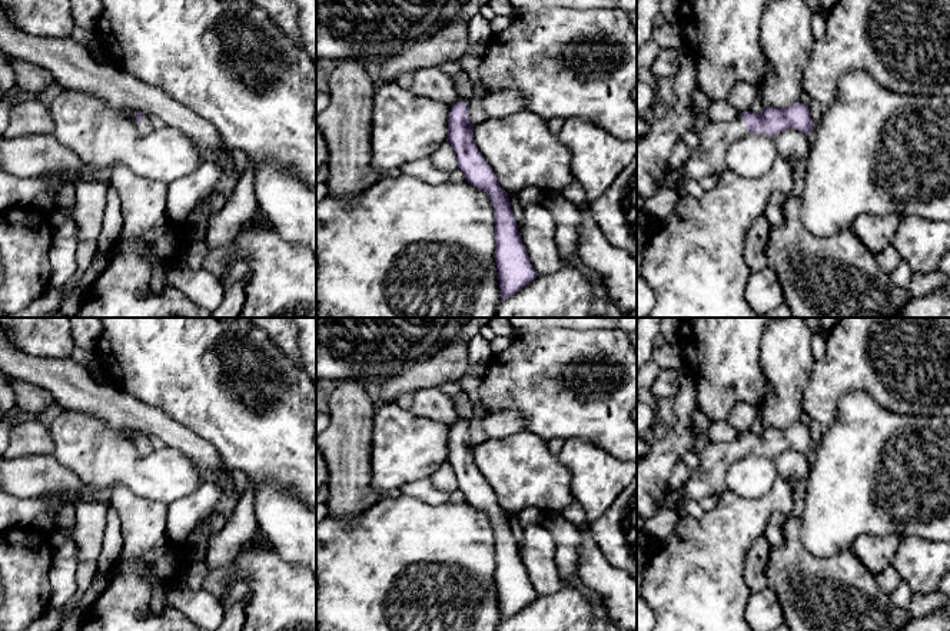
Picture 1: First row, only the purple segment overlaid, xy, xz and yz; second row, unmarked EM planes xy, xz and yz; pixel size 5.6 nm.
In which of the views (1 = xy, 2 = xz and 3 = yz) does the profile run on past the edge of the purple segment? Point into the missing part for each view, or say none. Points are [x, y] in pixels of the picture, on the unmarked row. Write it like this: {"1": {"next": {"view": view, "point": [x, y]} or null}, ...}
{"1": {"next": {"view": "xy", "point": [143, 448]}}, "2": {"next": {"view": "xz", "point": [461, 419]}}, "3": {"next": {"view": "yz", "point": [708, 478]}}}

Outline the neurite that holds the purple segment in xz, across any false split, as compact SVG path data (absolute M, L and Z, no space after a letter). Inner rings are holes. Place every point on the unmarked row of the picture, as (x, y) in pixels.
M458 415L458 424L449 432L446 462L454 468L458 489L462 491L466 502L486 512L494 525L496 561L494 578L502 622L531 604L538 592L527 577L508 514L501 508L495 492L474 462L469 424L469 419Z

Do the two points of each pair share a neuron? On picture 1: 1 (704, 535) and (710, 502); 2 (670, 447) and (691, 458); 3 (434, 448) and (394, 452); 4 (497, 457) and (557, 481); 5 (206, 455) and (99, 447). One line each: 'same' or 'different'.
1: different
2: different
3: same
4: same
5: different

